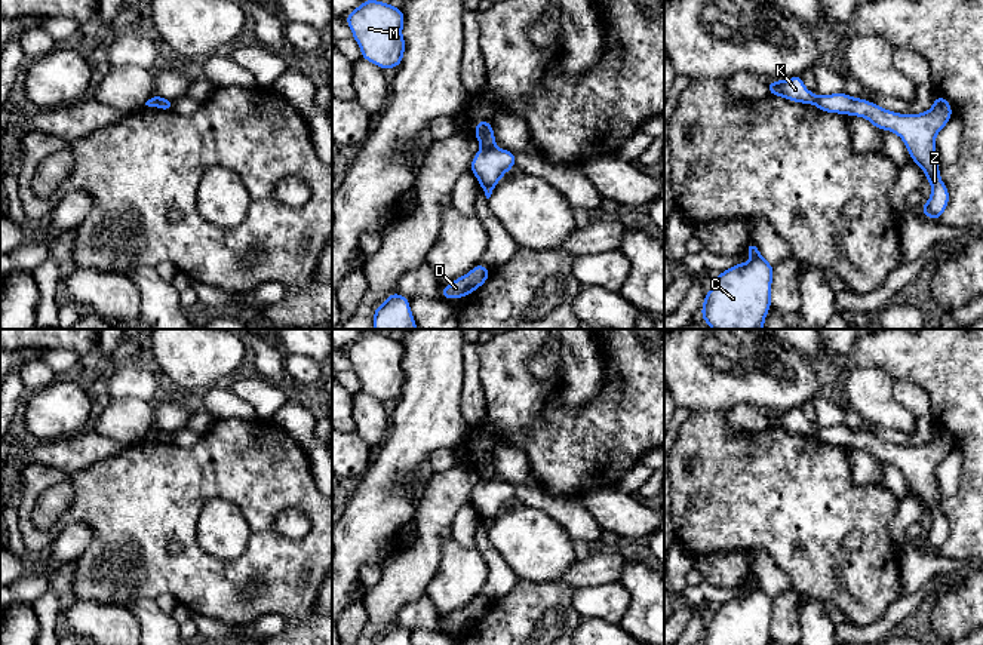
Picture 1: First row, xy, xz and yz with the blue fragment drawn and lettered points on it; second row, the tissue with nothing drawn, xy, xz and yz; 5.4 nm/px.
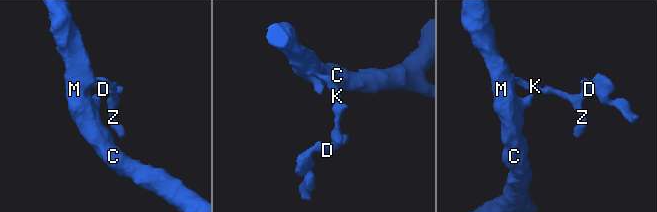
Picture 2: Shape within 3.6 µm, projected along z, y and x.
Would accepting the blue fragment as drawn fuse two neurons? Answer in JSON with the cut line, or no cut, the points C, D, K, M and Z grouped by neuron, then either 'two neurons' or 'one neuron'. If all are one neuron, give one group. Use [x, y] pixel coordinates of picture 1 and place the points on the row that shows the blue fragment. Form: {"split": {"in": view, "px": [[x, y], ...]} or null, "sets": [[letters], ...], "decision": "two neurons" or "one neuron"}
{"split": {"in": "xz", "px": [[494, 144], [482, 147]]}, "sets": [["C", "K", "M"], ["D", "Z"]], "decision": "two neurons"}

